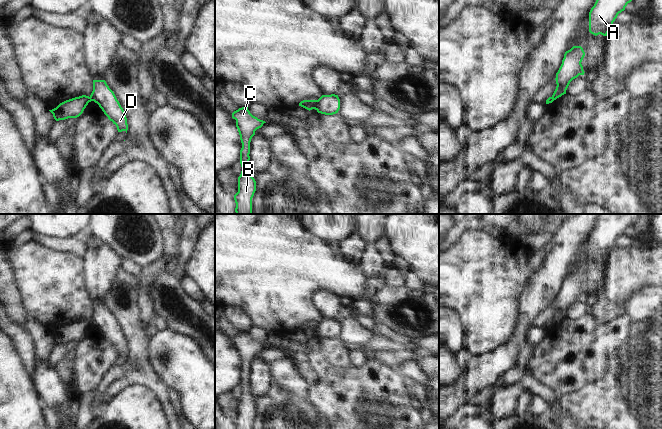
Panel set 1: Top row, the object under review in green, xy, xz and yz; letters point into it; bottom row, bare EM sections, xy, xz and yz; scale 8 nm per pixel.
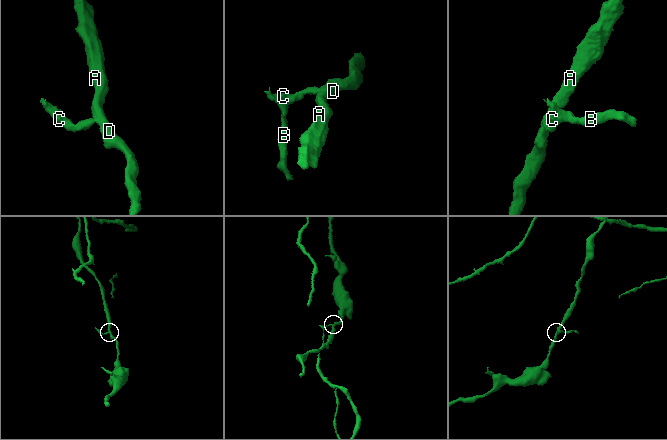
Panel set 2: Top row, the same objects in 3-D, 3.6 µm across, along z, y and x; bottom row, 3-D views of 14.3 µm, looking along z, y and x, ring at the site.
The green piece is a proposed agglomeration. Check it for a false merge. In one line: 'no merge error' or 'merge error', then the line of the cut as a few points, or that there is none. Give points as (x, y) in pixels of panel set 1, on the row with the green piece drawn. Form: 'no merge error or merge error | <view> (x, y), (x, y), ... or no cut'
merge error | xz (317, 100), (312, 108)

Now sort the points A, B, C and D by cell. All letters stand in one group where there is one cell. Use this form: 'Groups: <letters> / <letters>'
Groups: A D / B C

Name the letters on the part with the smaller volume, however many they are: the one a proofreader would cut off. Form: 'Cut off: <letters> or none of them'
Cut off: B, C

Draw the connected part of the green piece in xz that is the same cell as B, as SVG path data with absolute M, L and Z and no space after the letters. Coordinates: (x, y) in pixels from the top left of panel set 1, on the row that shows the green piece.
M242 107L234 111L232 118L236 120L236 127L242 143L240 150L242 171L238 177L238 192L234 195L235 212L236 214L252 214L252 198L256 191L256 181L249 169L250 142L255 135L255 131L266 122L253 116L248 107Z

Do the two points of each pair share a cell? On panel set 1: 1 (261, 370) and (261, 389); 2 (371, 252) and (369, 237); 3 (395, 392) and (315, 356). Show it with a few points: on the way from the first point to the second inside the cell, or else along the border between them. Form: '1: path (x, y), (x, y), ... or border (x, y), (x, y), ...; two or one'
1: path (261, 375), (261, 384); one
2: border (372, 243), (366, 245); two
3: path (375, 392), (355, 392), (335, 372); one

